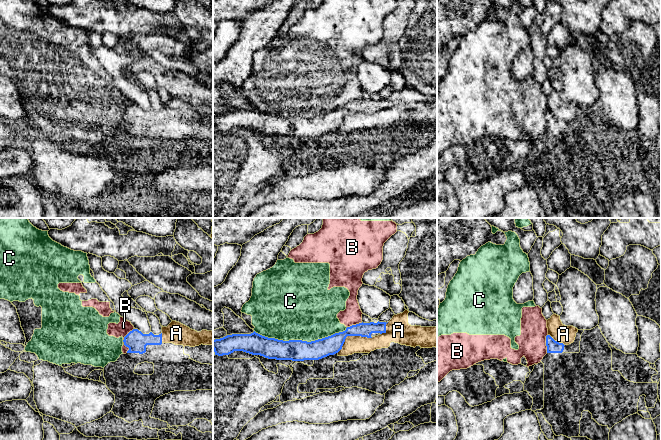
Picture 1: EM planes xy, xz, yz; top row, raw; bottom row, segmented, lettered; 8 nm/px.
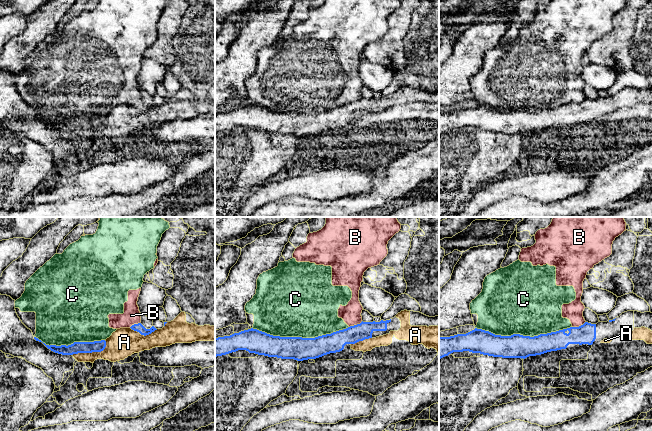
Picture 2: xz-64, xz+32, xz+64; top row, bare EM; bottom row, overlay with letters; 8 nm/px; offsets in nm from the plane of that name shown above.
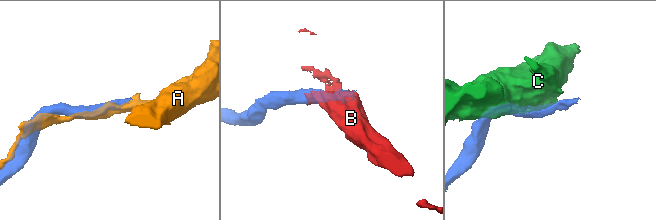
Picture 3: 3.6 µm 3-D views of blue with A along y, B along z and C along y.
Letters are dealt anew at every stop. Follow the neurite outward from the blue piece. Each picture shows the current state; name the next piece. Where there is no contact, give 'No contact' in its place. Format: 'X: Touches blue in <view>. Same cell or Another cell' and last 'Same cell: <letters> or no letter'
A: Touches blue in xz. Another cell
B: Touches blue in xy. Another cell
C: Touches blue in xz. Another cell
Same cell: no letter

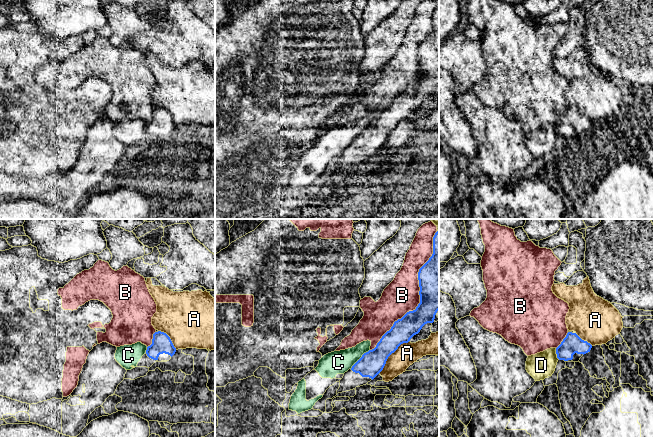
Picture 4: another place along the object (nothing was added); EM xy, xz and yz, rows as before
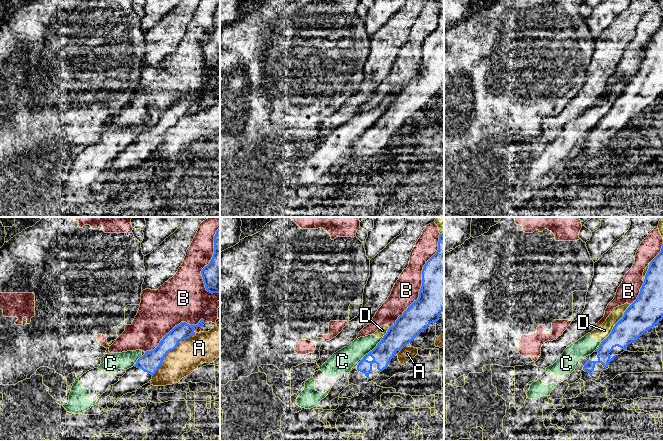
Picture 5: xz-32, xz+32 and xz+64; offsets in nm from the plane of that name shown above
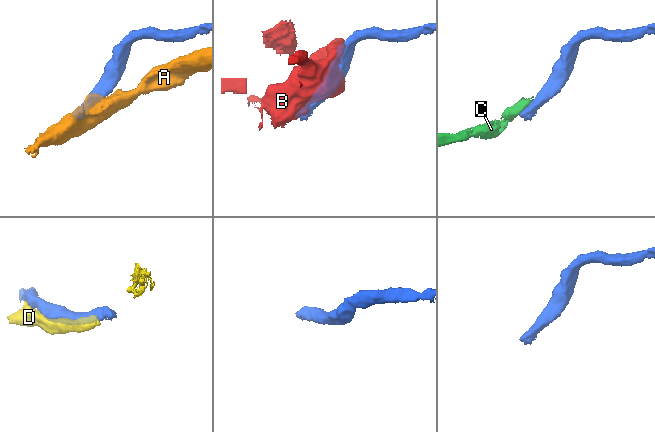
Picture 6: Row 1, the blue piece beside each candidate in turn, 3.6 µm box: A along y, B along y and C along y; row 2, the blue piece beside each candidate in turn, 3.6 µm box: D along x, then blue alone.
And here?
A: Touches blue in xz. Another cell
B: Touches blue in xz. Another cell
C: Touches blue in xz. Another cell
D: Touches blue in yz. Another cell
Same cell: no letter

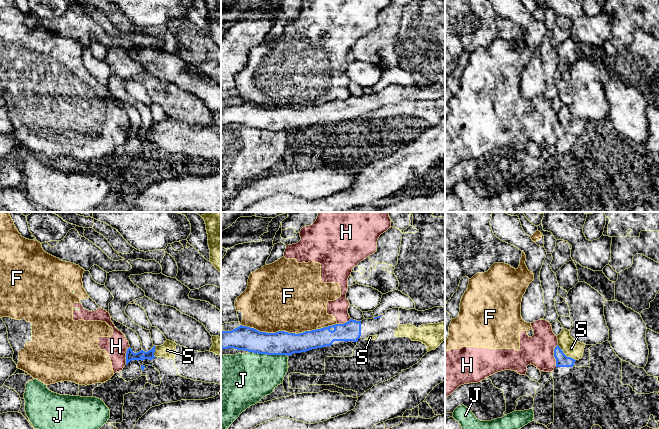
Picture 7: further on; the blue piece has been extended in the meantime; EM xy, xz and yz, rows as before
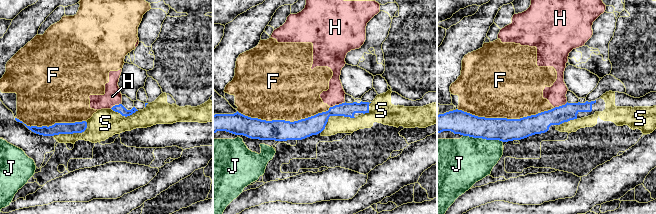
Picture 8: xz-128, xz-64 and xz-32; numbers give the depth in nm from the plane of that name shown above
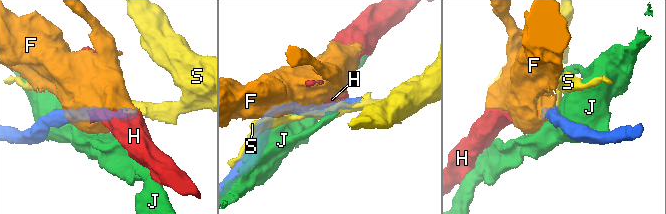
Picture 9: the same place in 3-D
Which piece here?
F: Touches blue in xz. Another cell
H: Touches blue in yz. Another cell
J: Touches blue in xz. Another cell
S: Touches blue in yz. Another cell
Same cell: no letter

